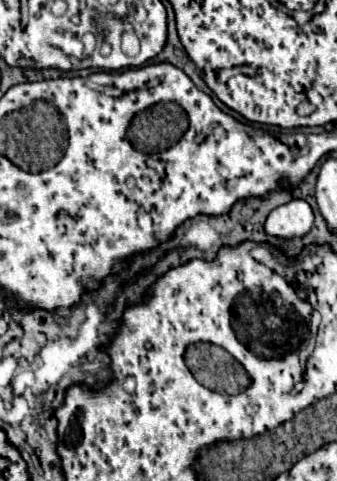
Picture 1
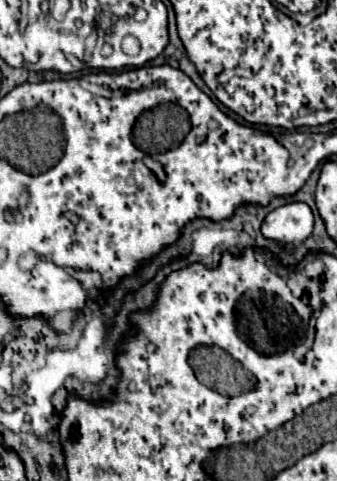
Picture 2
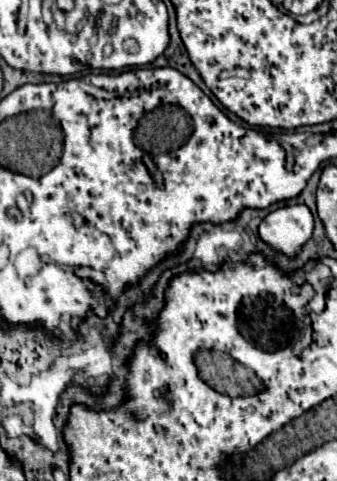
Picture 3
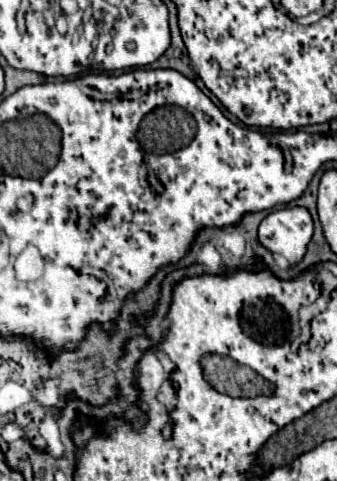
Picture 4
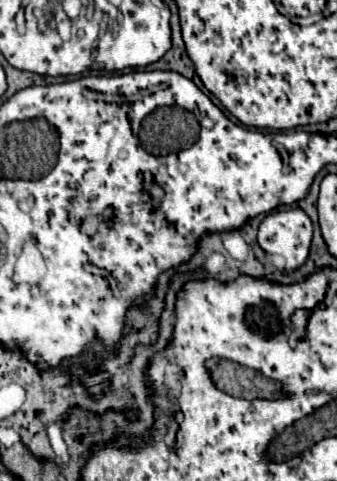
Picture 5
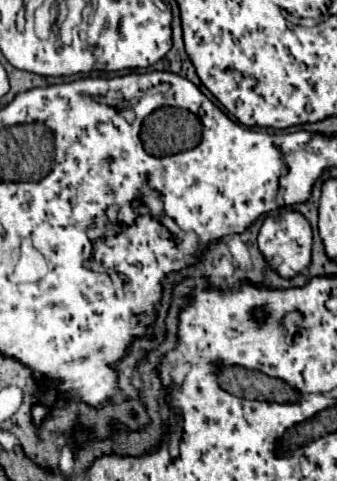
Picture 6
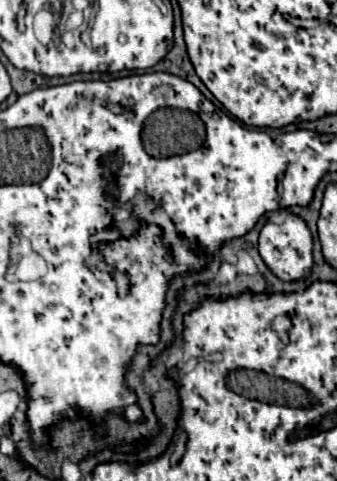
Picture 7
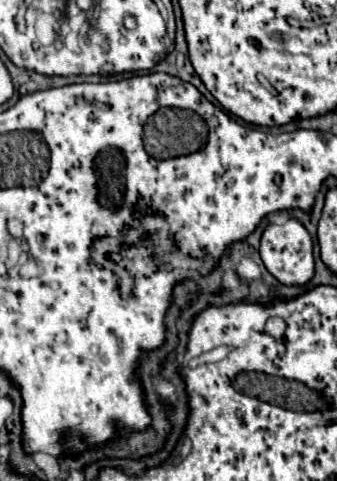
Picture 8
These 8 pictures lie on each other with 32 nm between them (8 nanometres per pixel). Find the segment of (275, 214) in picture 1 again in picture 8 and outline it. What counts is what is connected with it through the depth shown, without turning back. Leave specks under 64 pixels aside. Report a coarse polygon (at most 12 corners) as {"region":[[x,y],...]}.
{"region":[[296,218],[268,224],[260,256],[282,284],[314,274],[312,236]]}

